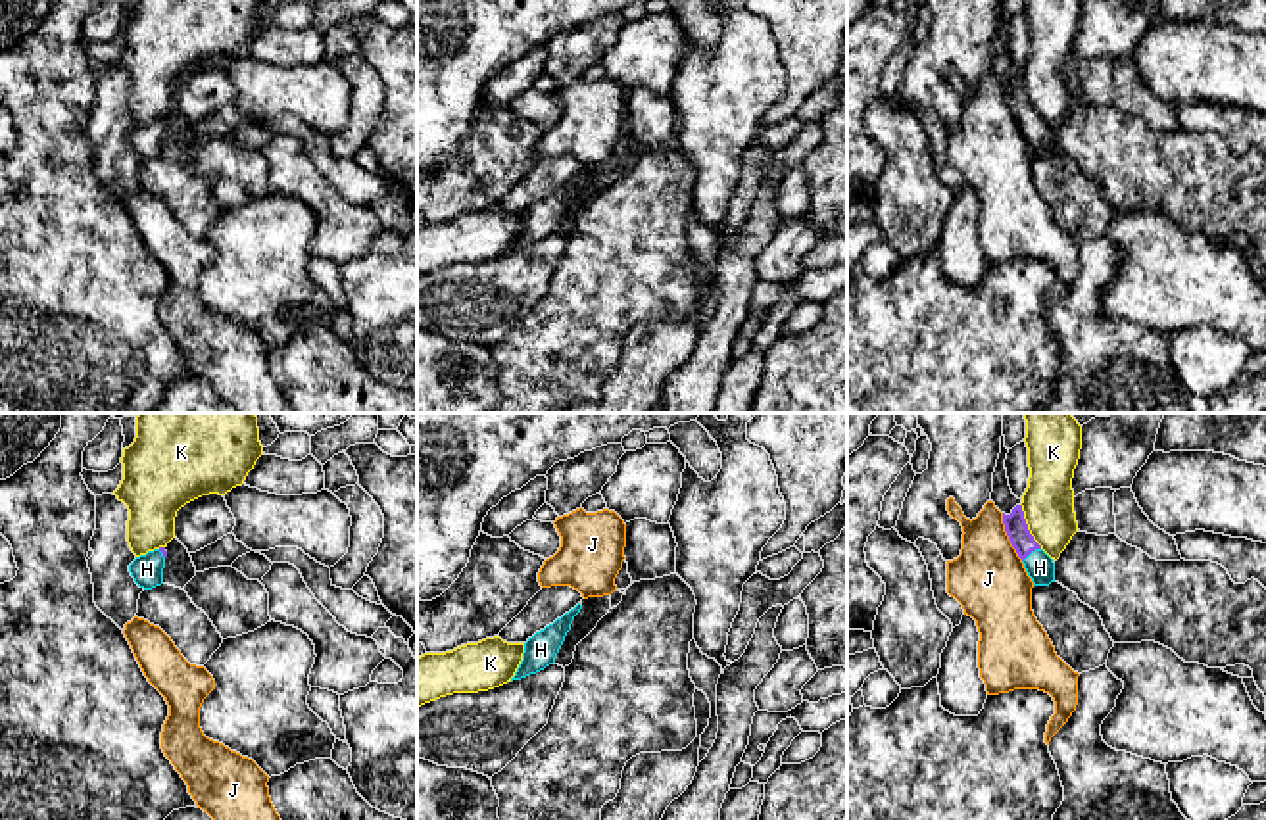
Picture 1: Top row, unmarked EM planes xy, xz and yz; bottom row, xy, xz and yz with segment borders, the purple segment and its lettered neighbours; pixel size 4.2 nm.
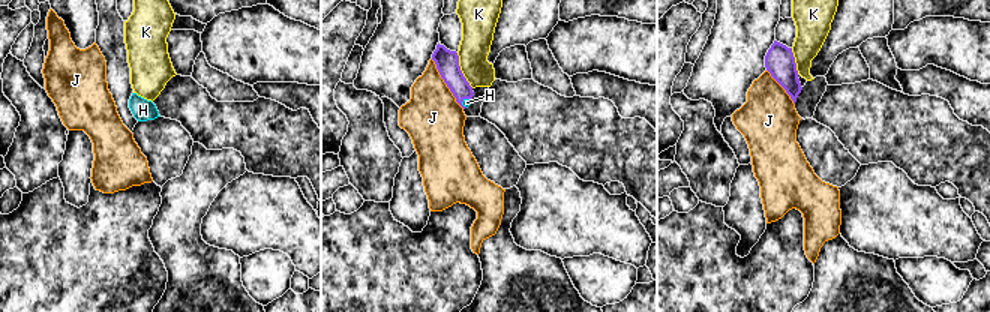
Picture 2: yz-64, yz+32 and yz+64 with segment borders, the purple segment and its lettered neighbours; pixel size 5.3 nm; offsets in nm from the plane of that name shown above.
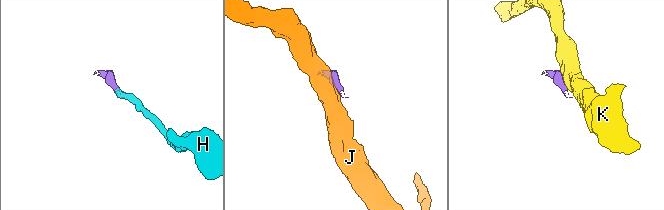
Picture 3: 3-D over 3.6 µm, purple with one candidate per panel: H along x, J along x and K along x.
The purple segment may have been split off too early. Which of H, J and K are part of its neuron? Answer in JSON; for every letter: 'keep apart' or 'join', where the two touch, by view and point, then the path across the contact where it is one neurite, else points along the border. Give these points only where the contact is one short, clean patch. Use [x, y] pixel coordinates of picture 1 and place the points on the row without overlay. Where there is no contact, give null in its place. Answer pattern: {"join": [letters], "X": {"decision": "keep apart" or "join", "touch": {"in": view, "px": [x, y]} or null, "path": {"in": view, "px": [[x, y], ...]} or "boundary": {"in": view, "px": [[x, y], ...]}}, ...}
{"join": ["H"], "H": {"decision": "join", "touch": {"in": "yz", "px": [1030, 121]}, "path": {"in": "yz", "px": [[1015, 95], [1030, 121], [1040, 137]]}}, "J": {"decision": "keep apart", "touch": {"in": "yz", "px": [1007, 104]}, "boundary": {"in": "yz", "px": [[1001, 83], [1005, 104], [1022, 129]]}}, "K": {"decision": "keep apart", "touch": {"in": "yz", "px": [1026, 96]}, "boundary": {"in": "yz", "px": [[1021, 73], [1026, 98], [1042, 118]]}}}

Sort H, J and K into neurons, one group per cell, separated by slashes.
H / J / K

